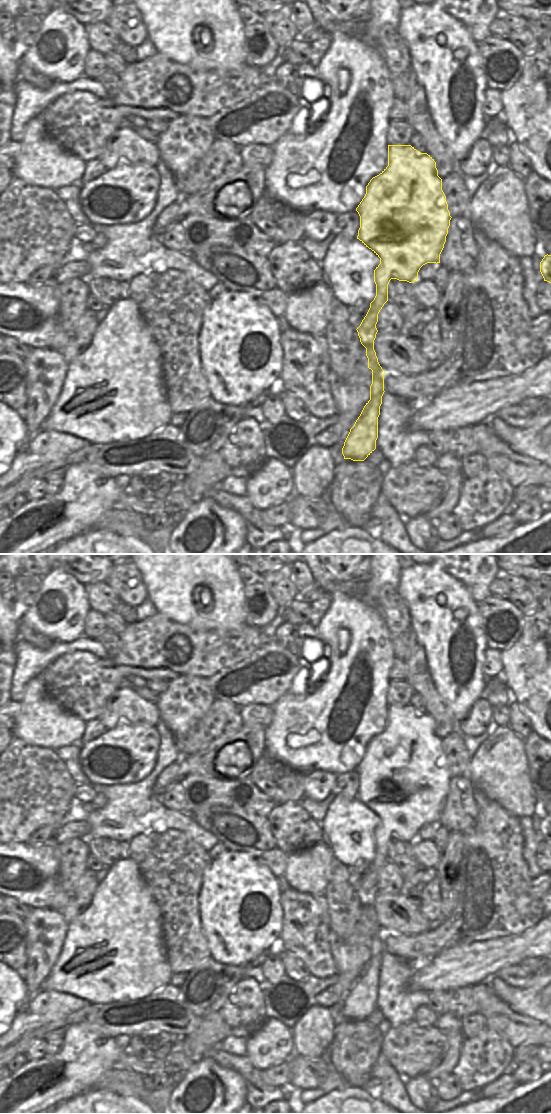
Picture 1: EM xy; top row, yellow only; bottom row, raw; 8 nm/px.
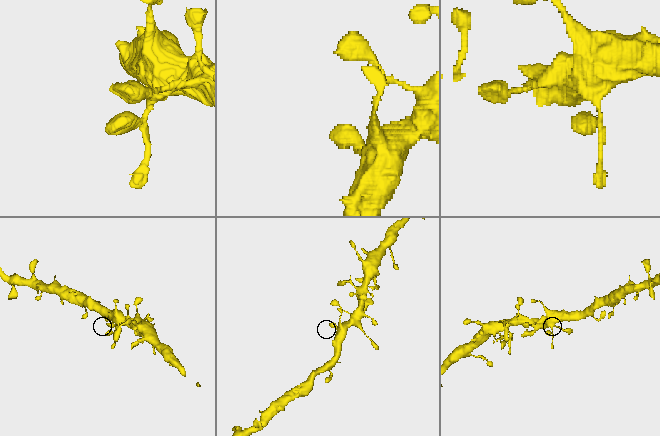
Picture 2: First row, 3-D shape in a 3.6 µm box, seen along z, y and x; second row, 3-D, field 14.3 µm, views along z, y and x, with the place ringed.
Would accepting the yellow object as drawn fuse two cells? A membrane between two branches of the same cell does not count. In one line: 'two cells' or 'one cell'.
one cell

